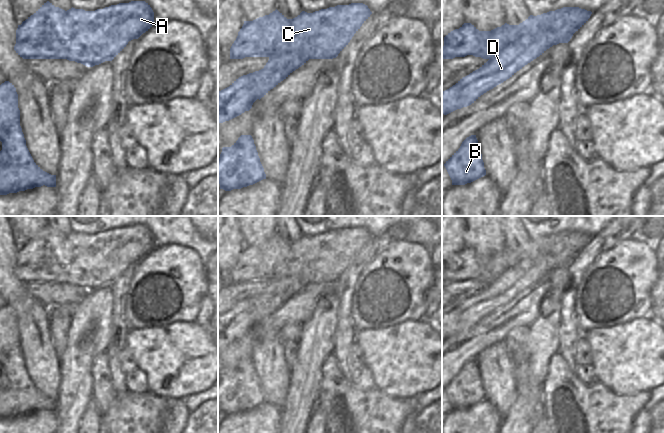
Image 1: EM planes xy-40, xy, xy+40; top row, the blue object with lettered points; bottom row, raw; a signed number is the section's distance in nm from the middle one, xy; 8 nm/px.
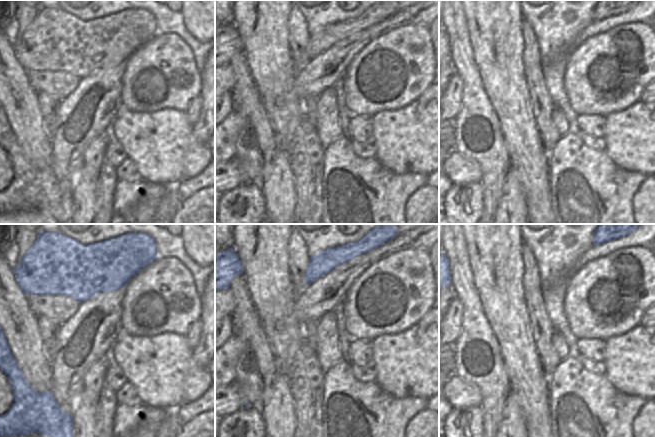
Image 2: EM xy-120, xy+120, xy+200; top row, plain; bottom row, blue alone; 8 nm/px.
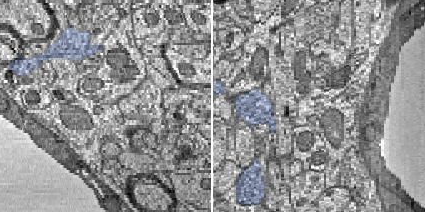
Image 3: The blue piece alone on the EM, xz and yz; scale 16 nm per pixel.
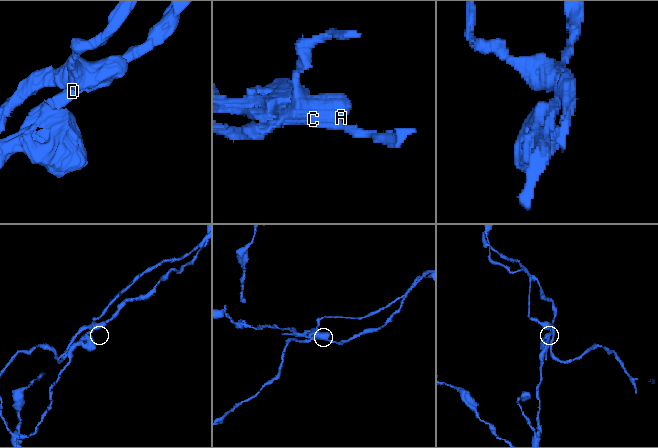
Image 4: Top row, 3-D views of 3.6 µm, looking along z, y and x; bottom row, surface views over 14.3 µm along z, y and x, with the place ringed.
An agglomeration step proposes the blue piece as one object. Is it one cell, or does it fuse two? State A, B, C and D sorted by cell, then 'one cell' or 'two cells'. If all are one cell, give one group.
A C / B D; two cells

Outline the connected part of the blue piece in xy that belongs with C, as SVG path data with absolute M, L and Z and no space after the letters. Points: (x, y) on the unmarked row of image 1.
M363 227L337 229L321 233L313 237L302 235L297 241L287 243L277 233L253 245L244 245L244 248L234 267L230 272L230 283L243 283L245 281L275 281L285 277L305 277L310 283L333 283L348 269L354 258L370 241L372 236Z

